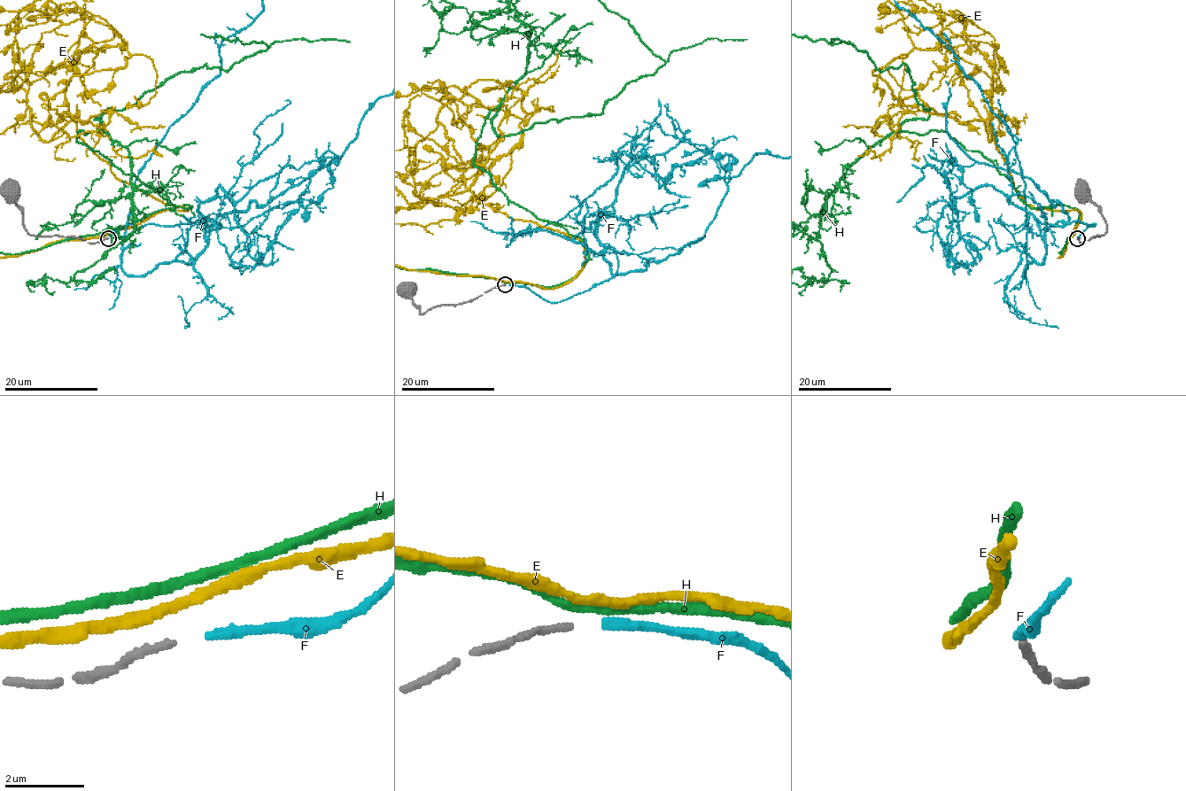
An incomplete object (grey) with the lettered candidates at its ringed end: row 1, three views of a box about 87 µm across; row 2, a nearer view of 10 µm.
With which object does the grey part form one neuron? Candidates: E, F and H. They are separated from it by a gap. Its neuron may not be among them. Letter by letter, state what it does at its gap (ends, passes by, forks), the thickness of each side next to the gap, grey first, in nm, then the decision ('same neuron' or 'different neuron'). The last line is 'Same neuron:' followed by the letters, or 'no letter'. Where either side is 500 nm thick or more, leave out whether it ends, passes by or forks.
E: it passes by; calibres 170 and 240 nm; different neuron
F: it ends; calibres 170 and 240 nm; same neuron
H: it passes by; calibres 170 and 240 nm; different neuron
Same neuron: F

